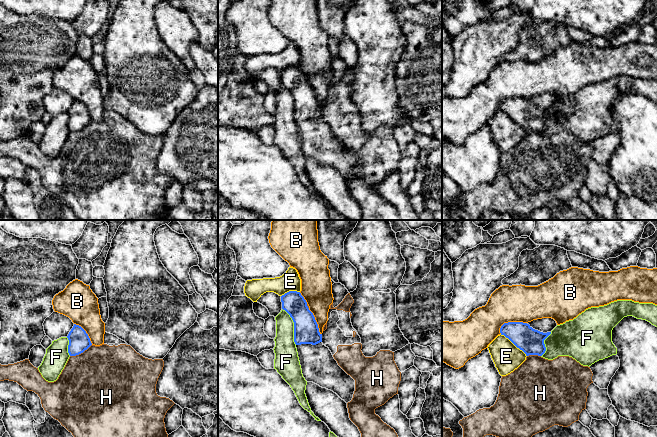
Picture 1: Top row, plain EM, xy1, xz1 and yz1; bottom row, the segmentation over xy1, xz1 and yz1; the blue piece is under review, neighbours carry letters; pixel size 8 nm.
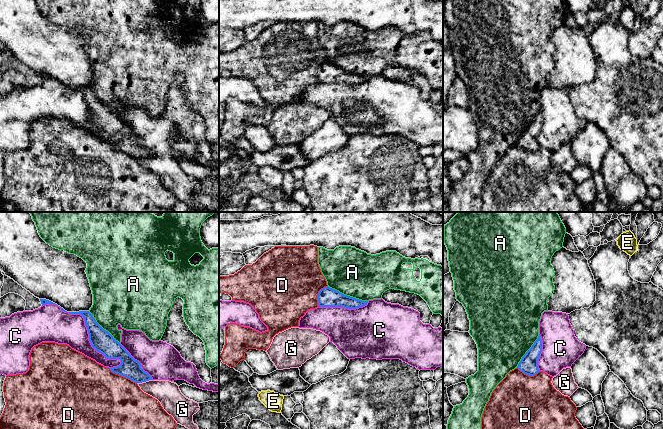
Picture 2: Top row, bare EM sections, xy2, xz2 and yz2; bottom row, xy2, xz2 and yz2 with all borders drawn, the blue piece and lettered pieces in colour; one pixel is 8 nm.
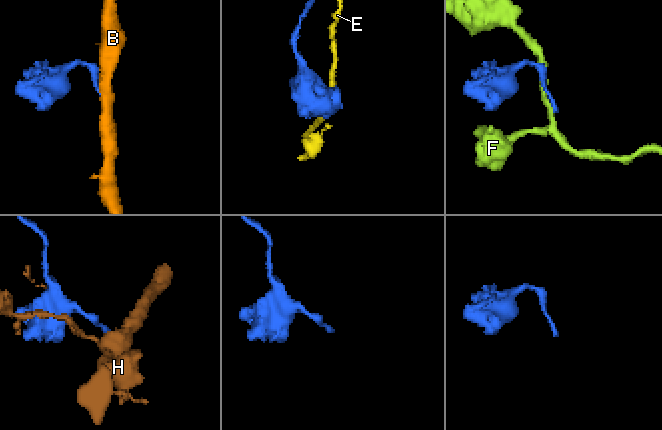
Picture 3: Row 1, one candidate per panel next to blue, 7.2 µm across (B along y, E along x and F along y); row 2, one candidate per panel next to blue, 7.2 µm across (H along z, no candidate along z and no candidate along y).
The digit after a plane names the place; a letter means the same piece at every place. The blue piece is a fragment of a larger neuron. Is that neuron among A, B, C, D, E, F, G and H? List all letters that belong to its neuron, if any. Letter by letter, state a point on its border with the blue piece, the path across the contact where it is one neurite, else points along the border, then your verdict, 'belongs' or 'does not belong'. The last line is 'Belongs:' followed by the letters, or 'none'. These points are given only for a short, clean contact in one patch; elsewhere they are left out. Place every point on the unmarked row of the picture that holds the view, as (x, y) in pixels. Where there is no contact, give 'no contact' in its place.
A: xz2 (346, 71) | does not belong
B: yz1 (510, 98) | does not belong
C: xy2 (86, 102) | does not belong
D: xy2 (121, 151) | does not belong
E: yz1 (514, 120) | along yz1 (500, 110), (507, 113), (526, 132) | does not belong
F: xz1 (294, 102) | along xz1 (282, 84), (293, 98), (293, 117), (296, 120) | does not belong
G: xy2 (144, 157) | does not belong
H: xy1 (80, 129) | does not belong
Belongs: none

